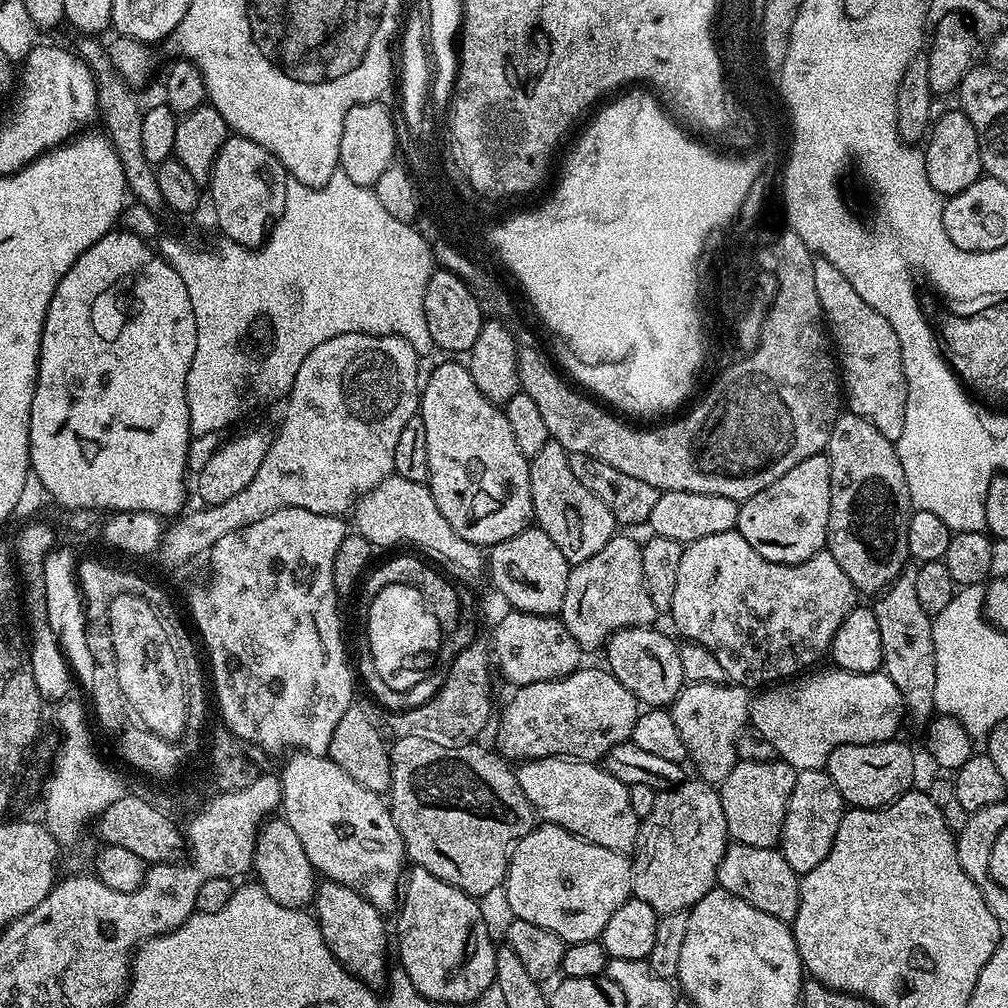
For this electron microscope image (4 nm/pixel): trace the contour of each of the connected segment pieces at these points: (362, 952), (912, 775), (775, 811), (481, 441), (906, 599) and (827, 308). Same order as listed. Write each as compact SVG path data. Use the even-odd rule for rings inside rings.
M324 880L323 883L319 885L318 888L318 895L315 897L314 900L314 915L320 925L320 929L322 930L322 938L325 942L328 943L328 949L330 950L330 954L334 954L334 958L341 964L342 967L345 968L351 976L358 976L360 981L363 984L369 986L377 986L376 984L383 985L386 980L386 972L384 976L384 920L385 917L381 915L381 913L376 911L376 907L373 904L368 904L366 902L366 898L362 898L360 895L357 894L354 890L350 890L349 888L341 888L336 885L332 880Z
M900 738L874 742L873 744L843 744L830 755L826 771L834 778L834 786L838 786L838 794L842 794L845 805L853 808L887 808L899 796L905 796L913 791L916 780L916 756L908 744L903 744Z
M779 758L766 762L737 760L734 770L730 770L718 786L722 814L726 814L728 834L735 843L759 848L776 848L779 845L796 773L797 769Z
M463 363L440 364L428 380L423 381L418 414L426 426L426 446L430 454L430 474L427 485L432 489L434 502L442 510L442 518L466 542L491 546L506 538L514 538L522 529L533 523L532 495L530 494L529 457L518 450L510 422L506 422L503 407L491 404L474 386L470 370Z
M912 566L905 567L904 571L901 572L900 577L890 585L889 588L885 588L883 592L879 593L875 597L876 604L871 605L872 613L878 618L878 630L882 633L882 671L884 675L890 678L890 682L894 682L894 686L898 686L898 694L902 701L903 707L917 720L921 726L927 725L929 723L930 717L933 715L936 701L938 699L938 632L932 629L932 624L934 624L933 617L929 616L926 610L922 610L922 605L918 602L918 590L914 587L914 582L916 581L916 568Z
M821 255L814 259L814 286L818 289L818 302L824 311L826 327L838 357L847 411L866 418L866 422L895 442L902 438L908 387L906 374L902 370L902 350L898 346L894 326L890 326L890 322L886 322L878 310L866 306L858 290L846 282L846 274L842 274L834 262Z

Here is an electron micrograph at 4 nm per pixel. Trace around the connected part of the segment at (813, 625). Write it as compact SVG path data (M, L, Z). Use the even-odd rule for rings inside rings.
M733 530L710 534L710 538L698 538L685 547L682 563L678 566L678 583L674 585L670 617L684 640L706 646L706 650L722 662L722 670L726 670L731 683L756 690L819 665L816 663L829 655L834 634L838 634L838 626L842 626L842 618L857 607L856 599L858 593L850 578L846 578L842 566L838 566L826 550L816 552L801 564L779 564L762 558L740 532Z

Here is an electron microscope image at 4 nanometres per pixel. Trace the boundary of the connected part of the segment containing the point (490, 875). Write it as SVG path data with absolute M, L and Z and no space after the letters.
M399 738L395 743L396 745L392 744L390 748L392 762L390 807L392 809L392 817L394 818L394 826L398 826L398 834L402 834L402 842L404 843L407 859L415 867L434 874L434 878L438 878L442 882L446 882L450 886L462 890L468 896L483 898L483 896L490 895L495 888L497 891L503 885L504 877L508 874L508 863L512 857L513 850L516 849L516 843L527 832L532 831L534 827L532 807L526 798L526 794L522 794L522 786L518 786L518 778L516 777L513 765L491 747L488 747L489 749L483 748L483 743L480 742L442 746L438 742L426 742L426 738Z

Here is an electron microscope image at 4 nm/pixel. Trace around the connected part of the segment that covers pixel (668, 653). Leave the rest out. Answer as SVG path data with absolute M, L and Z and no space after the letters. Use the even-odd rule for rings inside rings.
M641 626L638 628L623 628L608 637L608 643L602 655L608 659L607 671L612 673L634 698L648 708L667 709L678 698L685 686L682 674L682 660L678 658L680 644L672 641L664 632L659 632L656 626Z

